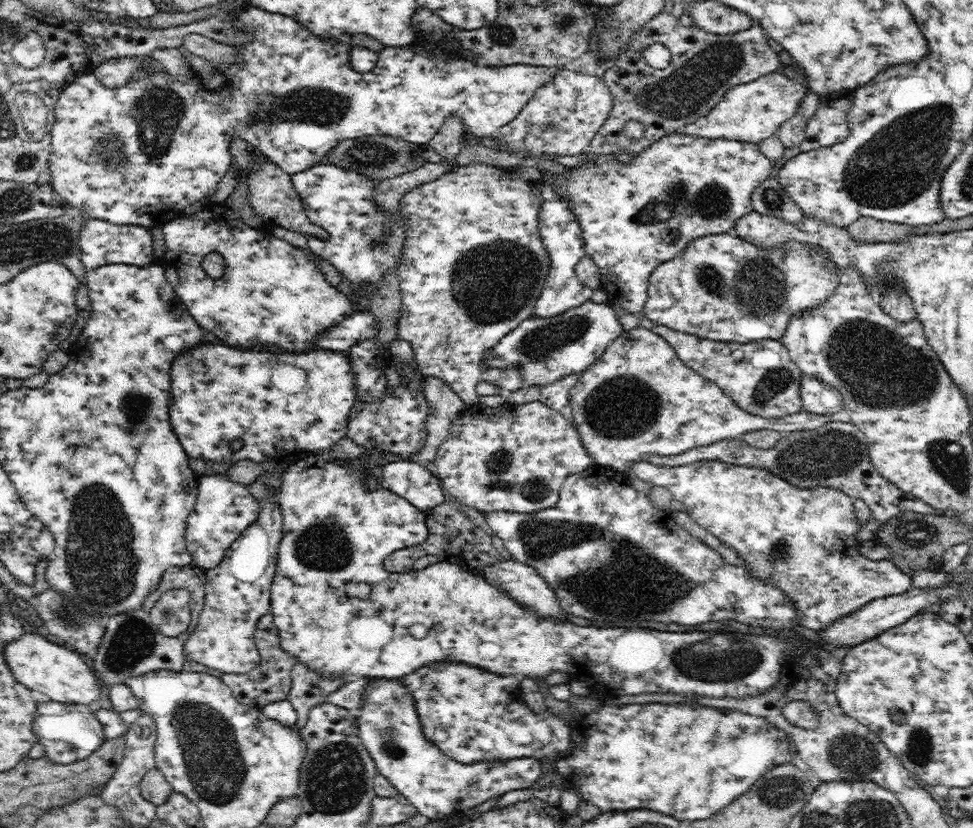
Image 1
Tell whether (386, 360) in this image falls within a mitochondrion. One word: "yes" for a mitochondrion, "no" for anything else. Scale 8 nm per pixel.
no

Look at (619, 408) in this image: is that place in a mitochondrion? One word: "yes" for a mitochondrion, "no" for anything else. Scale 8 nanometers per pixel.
yes

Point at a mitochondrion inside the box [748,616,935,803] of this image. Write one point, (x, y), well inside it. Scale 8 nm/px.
(849, 751)

